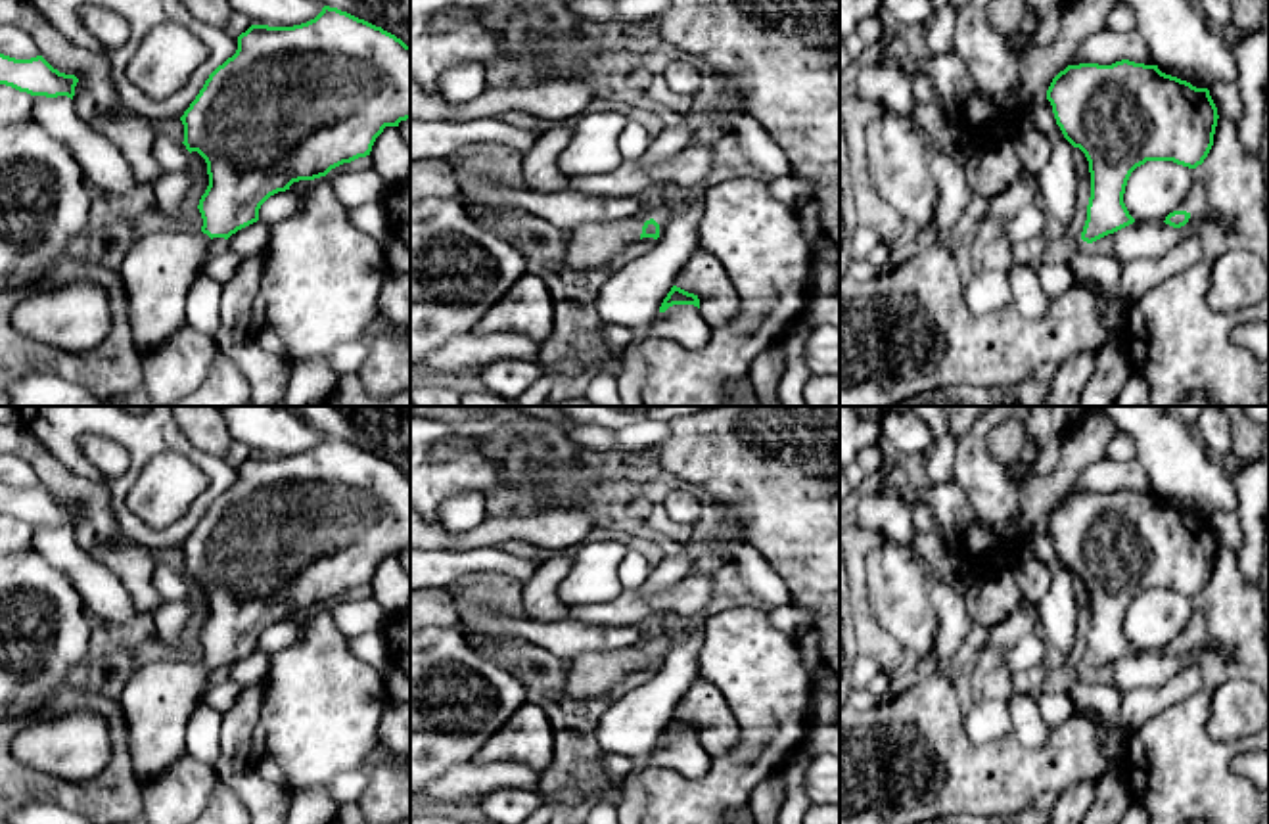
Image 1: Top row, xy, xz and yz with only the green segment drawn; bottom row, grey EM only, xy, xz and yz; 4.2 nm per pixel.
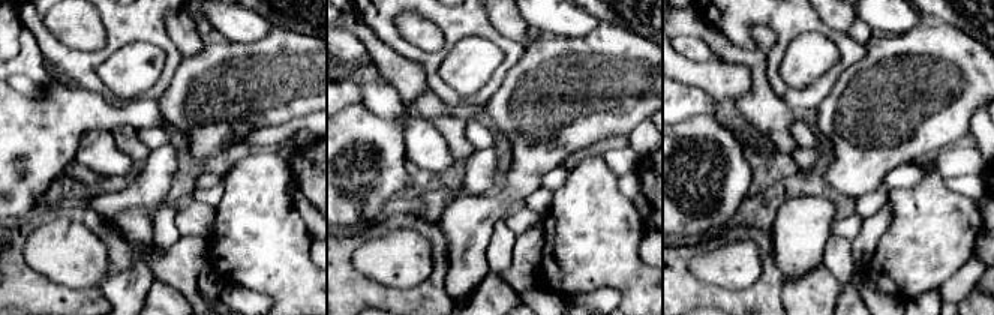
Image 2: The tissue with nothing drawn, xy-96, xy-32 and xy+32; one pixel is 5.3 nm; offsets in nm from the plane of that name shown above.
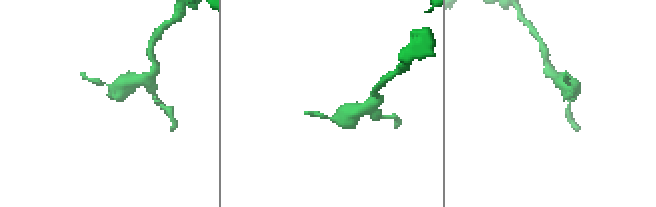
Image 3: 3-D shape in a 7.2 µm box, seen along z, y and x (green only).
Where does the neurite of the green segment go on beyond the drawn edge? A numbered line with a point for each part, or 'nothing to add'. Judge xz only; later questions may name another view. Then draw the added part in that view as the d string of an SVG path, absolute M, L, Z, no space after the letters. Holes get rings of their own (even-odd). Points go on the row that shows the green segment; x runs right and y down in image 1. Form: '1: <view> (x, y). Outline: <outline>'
1: xz (589, 246). Outline: M627 218L615 222L592 222L567 230L565 263L575 270L594 270L611 261L629 243L640 240L644 222Z

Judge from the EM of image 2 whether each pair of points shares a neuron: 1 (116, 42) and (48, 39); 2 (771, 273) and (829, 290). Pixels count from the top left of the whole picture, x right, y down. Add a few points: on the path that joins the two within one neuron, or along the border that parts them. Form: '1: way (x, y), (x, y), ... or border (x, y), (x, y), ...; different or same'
1: way (99, 56), (63, 56); same
2: border (783, 276), (781, 299); different

